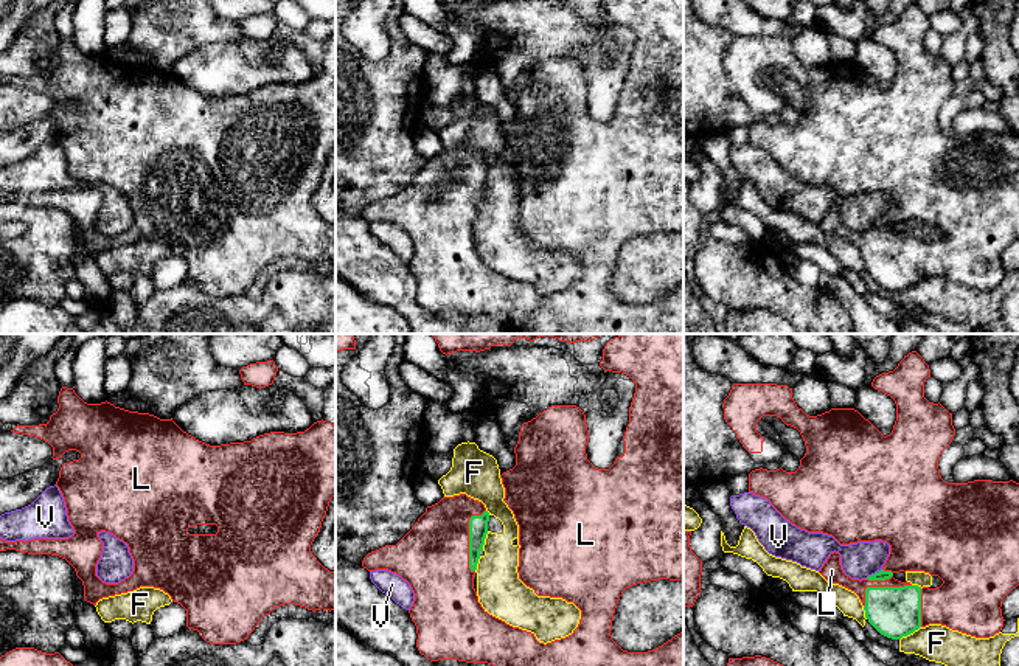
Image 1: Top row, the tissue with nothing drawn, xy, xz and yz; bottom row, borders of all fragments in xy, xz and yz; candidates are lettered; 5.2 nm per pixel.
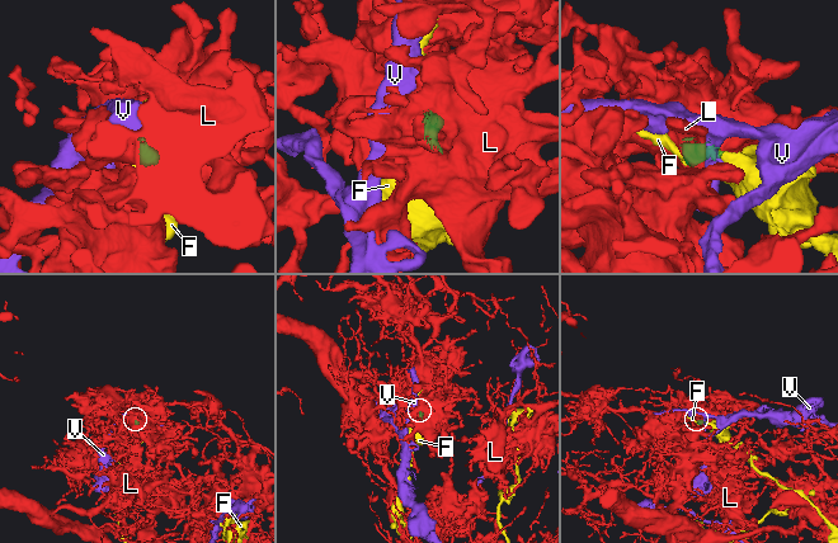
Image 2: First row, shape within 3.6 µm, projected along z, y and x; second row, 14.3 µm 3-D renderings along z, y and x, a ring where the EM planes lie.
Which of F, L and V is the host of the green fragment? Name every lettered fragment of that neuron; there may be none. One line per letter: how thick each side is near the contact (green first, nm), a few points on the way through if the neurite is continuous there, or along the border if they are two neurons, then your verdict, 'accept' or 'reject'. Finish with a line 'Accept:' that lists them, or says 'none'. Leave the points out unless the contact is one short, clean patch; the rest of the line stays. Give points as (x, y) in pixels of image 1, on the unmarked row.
F: calibres 260 and 190 nm; reject
L: calibres 100 and 360 nm; accept
V: calibres 50 and 190 nm; border yz (881, 221), (865, 230); reject
Accept: L

